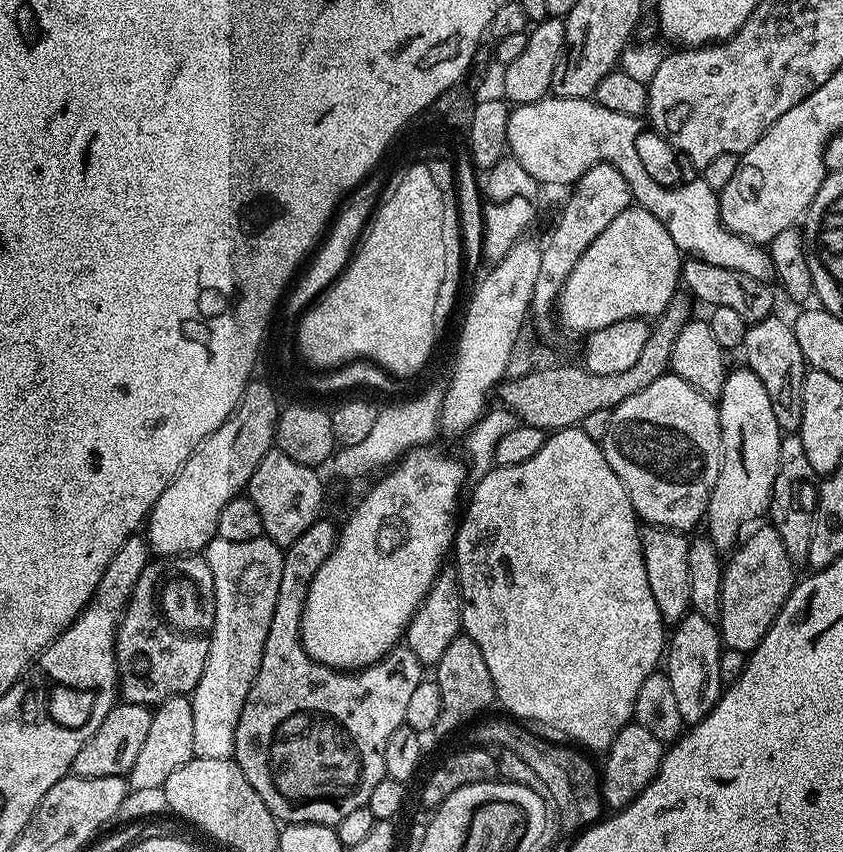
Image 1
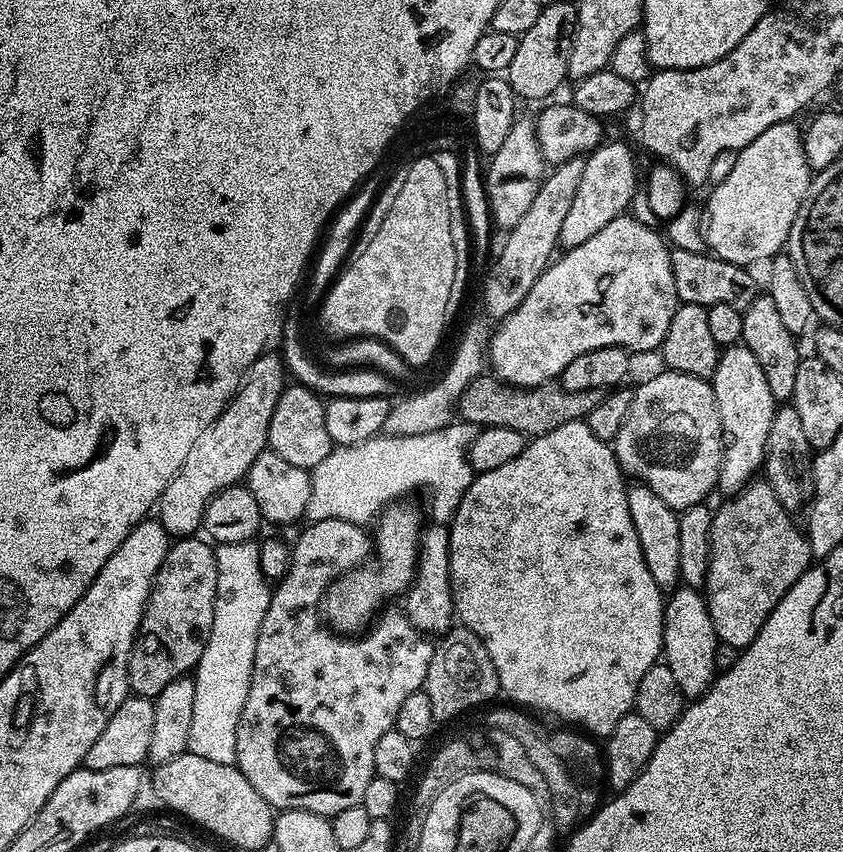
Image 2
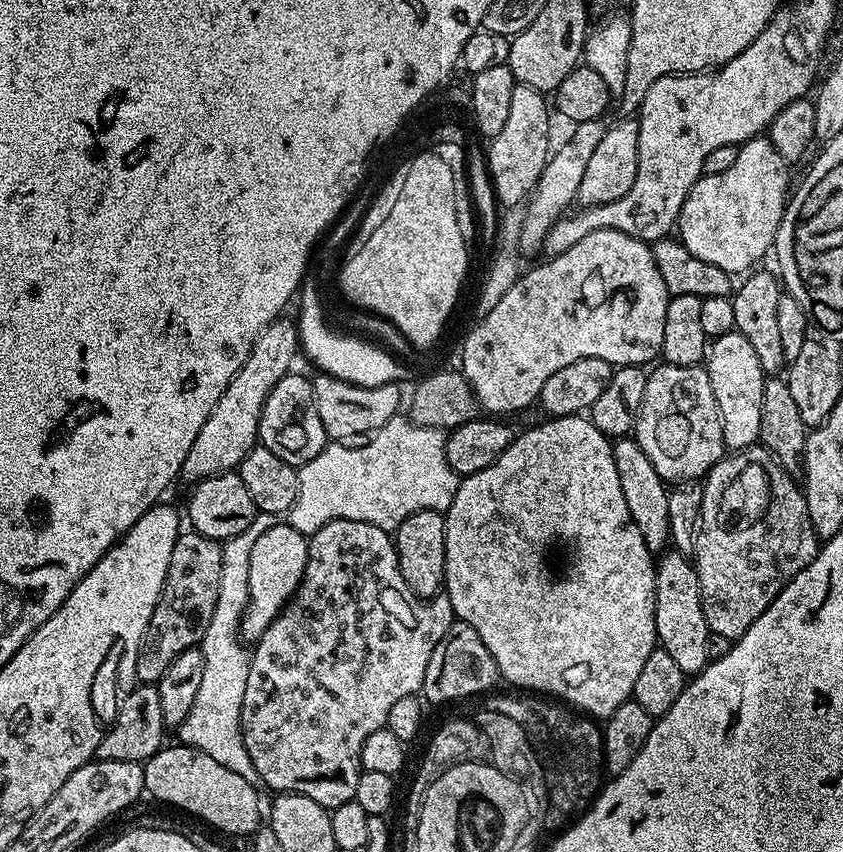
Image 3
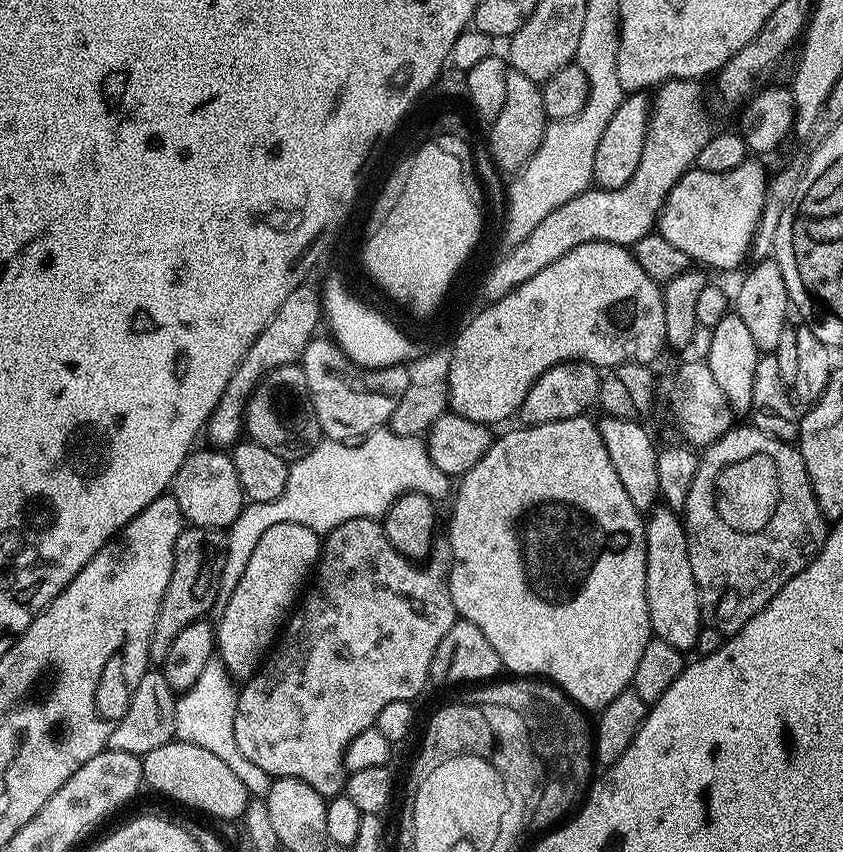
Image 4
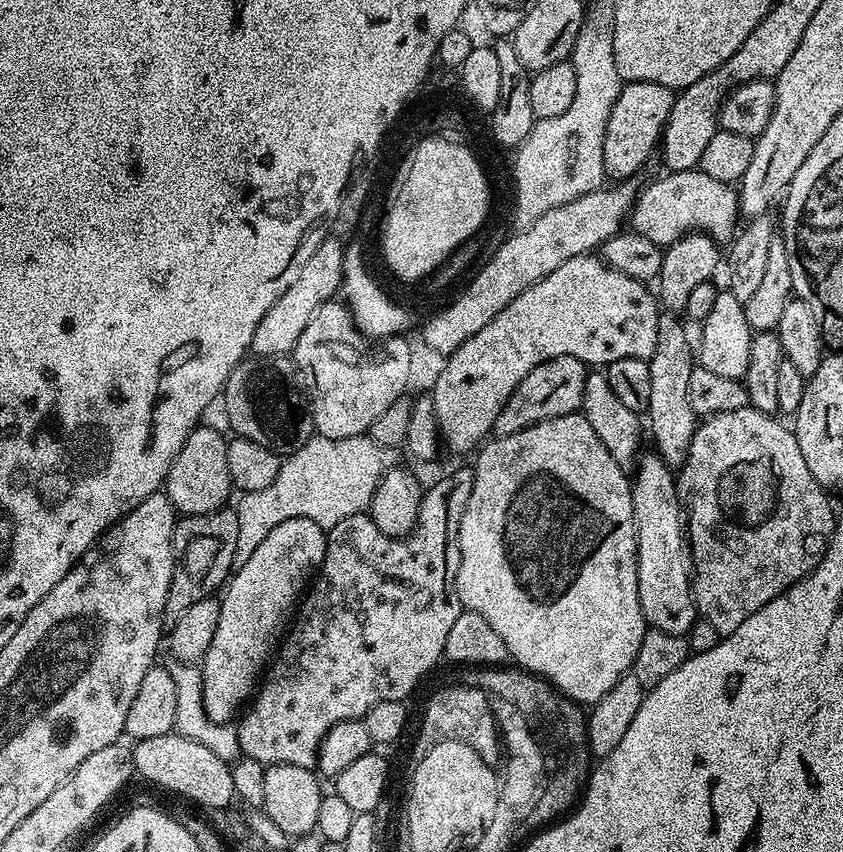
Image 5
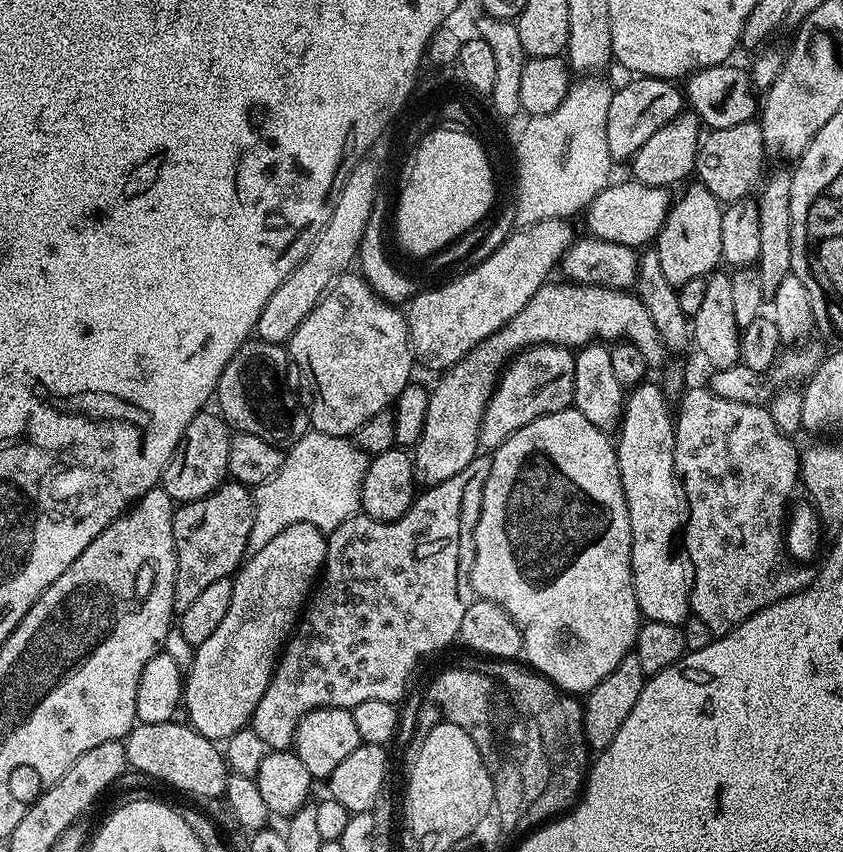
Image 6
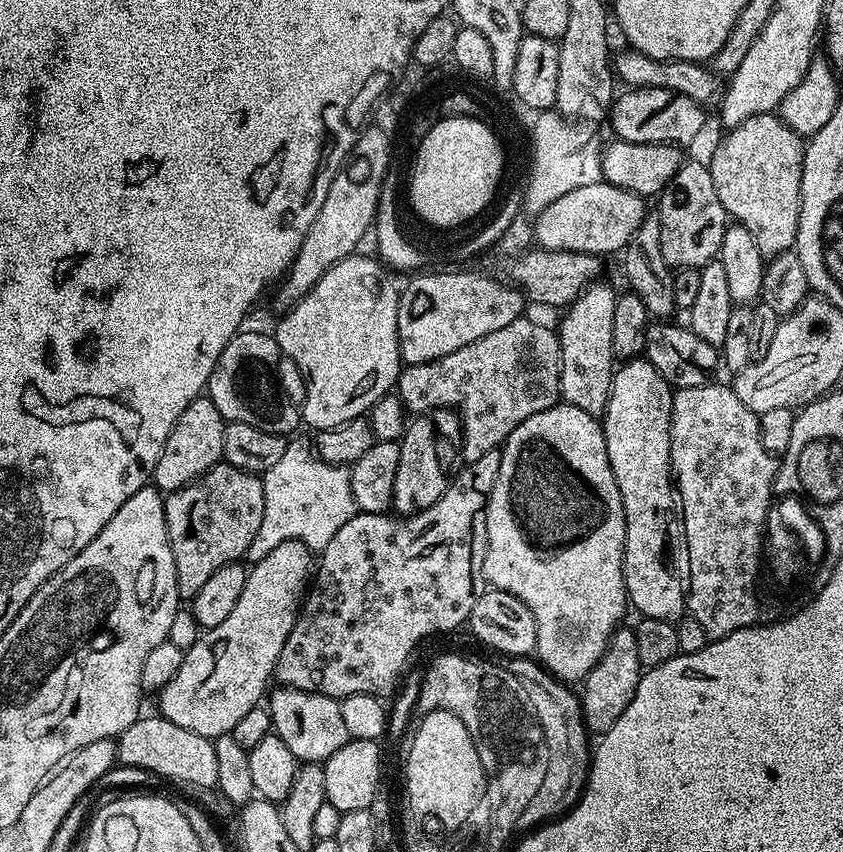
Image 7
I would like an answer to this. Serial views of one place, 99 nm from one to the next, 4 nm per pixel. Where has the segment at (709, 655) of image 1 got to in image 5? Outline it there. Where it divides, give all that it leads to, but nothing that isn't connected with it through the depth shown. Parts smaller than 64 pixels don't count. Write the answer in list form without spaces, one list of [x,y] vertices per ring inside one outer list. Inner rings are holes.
[[[641,455],[631,481],[636,515],[638,598],[645,625],[666,630],[666,634],[684,636],[698,619],[696,601],[692,598],[692,553],[686,535],[686,512],[673,469],[663,456],[651,455]]]

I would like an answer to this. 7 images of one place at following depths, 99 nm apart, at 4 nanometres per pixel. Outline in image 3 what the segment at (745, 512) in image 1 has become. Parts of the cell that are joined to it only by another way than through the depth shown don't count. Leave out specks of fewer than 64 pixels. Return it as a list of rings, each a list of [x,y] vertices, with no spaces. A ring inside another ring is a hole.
[[[738,331],[727,332],[715,337],[706,353],[706,371],[710,382],[710,390],[714,390],[718,414],[722,418],[722,438],[724,439],[725,449],[739,450],[753,447],[760,439],[762,390],[766,379],[766,374],[762,370],[762,362],[758,362],[758,353],[754,351],[754,346],[750,346],[750,341],[742,338],[742,334]]]

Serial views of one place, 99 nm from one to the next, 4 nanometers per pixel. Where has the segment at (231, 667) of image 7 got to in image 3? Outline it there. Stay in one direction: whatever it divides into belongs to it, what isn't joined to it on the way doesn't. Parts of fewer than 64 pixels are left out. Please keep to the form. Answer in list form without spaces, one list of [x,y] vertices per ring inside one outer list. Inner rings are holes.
[[[273,522],[270,530],[266,530],[266,534],[262,534],[258,542],[254,542],[254,550],[250,550],[250,598],[240,619],[241,640],[260,640],[273,618],[296,593],[296,587],[302,582],[306,570],[308,541],[309,537],[303,536],[294,525]]]

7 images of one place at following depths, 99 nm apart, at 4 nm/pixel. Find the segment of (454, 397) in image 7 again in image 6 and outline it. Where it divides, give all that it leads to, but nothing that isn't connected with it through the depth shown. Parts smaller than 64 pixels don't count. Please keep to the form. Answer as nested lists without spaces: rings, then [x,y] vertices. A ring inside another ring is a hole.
[[[536,344],[533,348],[525,348],[524,351],[517,352],[501,372],[500,378],[496,382],[496,389],[492,392],[486,410],[482,414],[480,448],[494,450],[502,442],[506,442],[506,438],[510,438],[518,430],[522,430],[522,426],[526,426],[546,414],[554,414],[558,410],[569,407],[574,398],[575,361],[576,352],[573,349],[563,348],[557,344]]]

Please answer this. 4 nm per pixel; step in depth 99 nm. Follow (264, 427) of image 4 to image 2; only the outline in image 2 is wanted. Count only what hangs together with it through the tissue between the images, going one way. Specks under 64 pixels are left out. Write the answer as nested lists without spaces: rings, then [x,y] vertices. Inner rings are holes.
[[[296,382],[285,387],[284,393],[278,398],[278,406],[274,406],[274,414],[270,418],[270,426],[268,427],[268,448],[270,451],[278,454],[278,458],[286,458],[286,462],[292,463],[293,466],[309,470],[317,468],[331,454],[334,447],[330,433],[326,430],[324,406],[325,401],[319,395],[304,388],[300,383]]]

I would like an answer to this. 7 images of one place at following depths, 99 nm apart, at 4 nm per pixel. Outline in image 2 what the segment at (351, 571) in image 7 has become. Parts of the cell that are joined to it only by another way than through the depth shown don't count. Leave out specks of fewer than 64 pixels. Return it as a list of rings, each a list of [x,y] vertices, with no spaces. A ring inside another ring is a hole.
[[[328,514],[325,520],[316,520],[313,524],[305,523],[304,529],[300,532],[300,537],[296,541],[291,541],[290,555],[288,558],[288,569],[286,574],[280,577],[278,583],[273,587],[270,606],[266,610],[266,618],[262,618],[262,630],[258,630],[258,646],[254,646],[254,670],[252,671],[252,681],[250,682],[250,694],[246,694],[246,706],[242,706],[242,718],[238,722],[238,742],[236,743],[236,767],[262,794],[262,798],[274,810],[306,810],[319,816],[329,818],[336,816],[338,810],[350,810],[360,802],[362,794],[366,794],[366,786],[370,786],[372,777],[376,775],[374,770],[374,746],[378,746],[378,738],[382,734],[393,731],[396,727],[398,710],[402,702],[408,695],[421,691],[424,687],[426,670],[430,666],[430,658],[434,651],[434,644],[429,637],[420,632],[410,621],[403,611],[388,612],[384,610],[375,617],[374,623],[363,634],[355,638],[349,638],[344,634],[337,634],[327,623],[322,622],[321,604],[328,587],[354,568],[359,568],[361,564],[369,559],[374,548],[374,540],[368,536],[361,525],[354,522],[346,522],[334,514]]]

